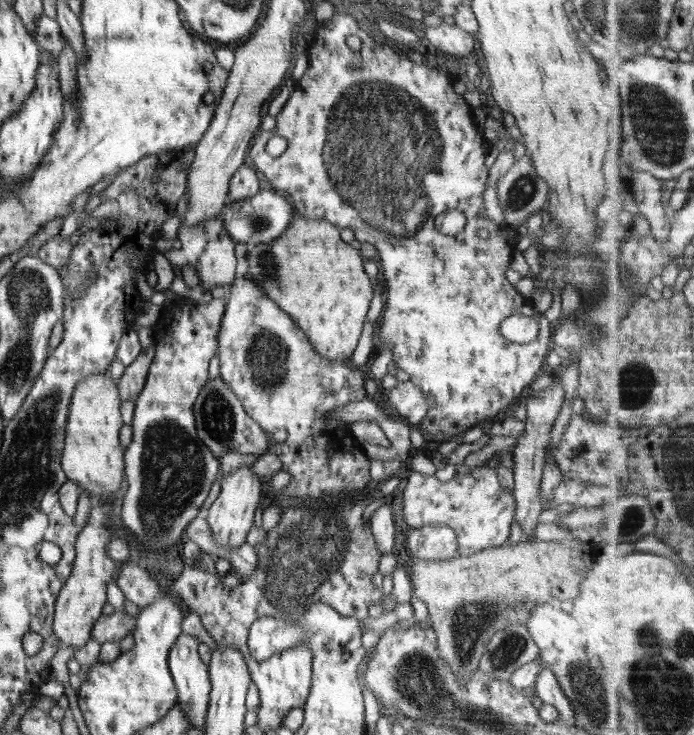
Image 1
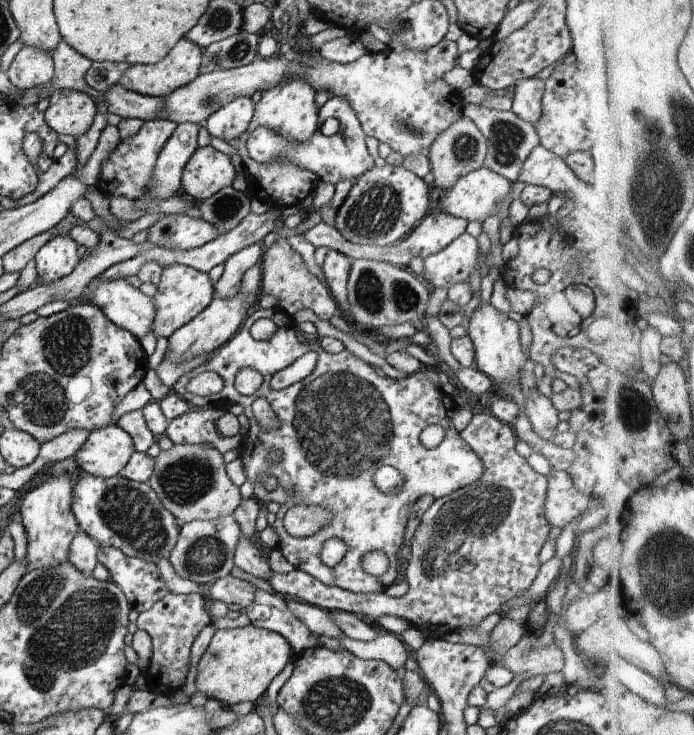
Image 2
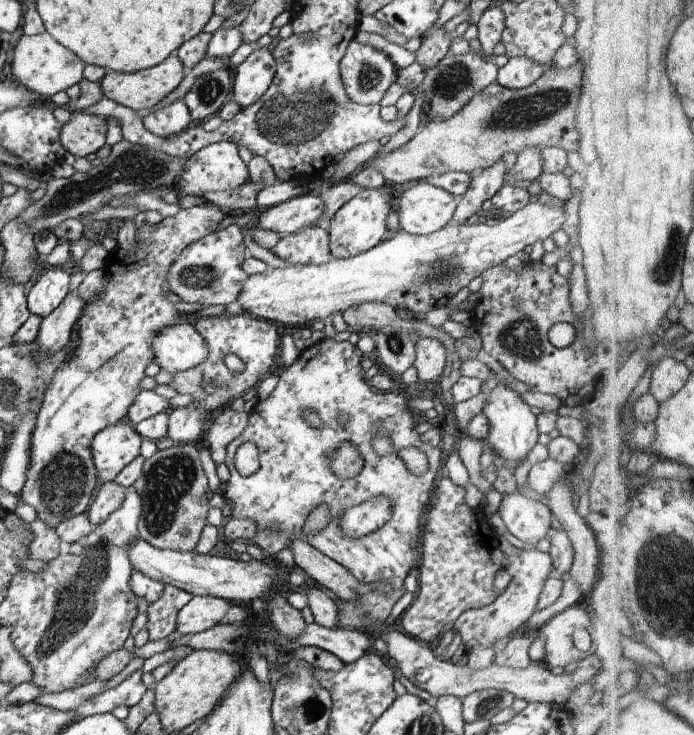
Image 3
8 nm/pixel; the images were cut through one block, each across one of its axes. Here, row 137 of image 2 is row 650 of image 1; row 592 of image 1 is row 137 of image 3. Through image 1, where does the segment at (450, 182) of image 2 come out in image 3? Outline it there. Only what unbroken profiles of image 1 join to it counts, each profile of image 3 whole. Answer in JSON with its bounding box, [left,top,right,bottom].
[366,64,583,184]

